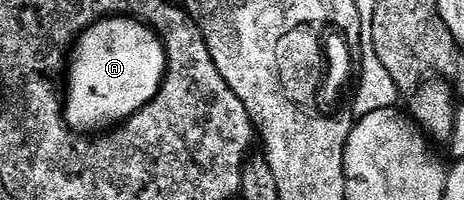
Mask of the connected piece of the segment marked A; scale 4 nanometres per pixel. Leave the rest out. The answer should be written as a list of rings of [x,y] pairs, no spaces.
[[[110,16],[89,26],[76,39],[67,62],[67,89],[63,94],[63,113],[70,130],[82,136],[116,128],[139,112],[159,92],[165,79],[165,45],[154,27],[138,22],[136,18]]]

